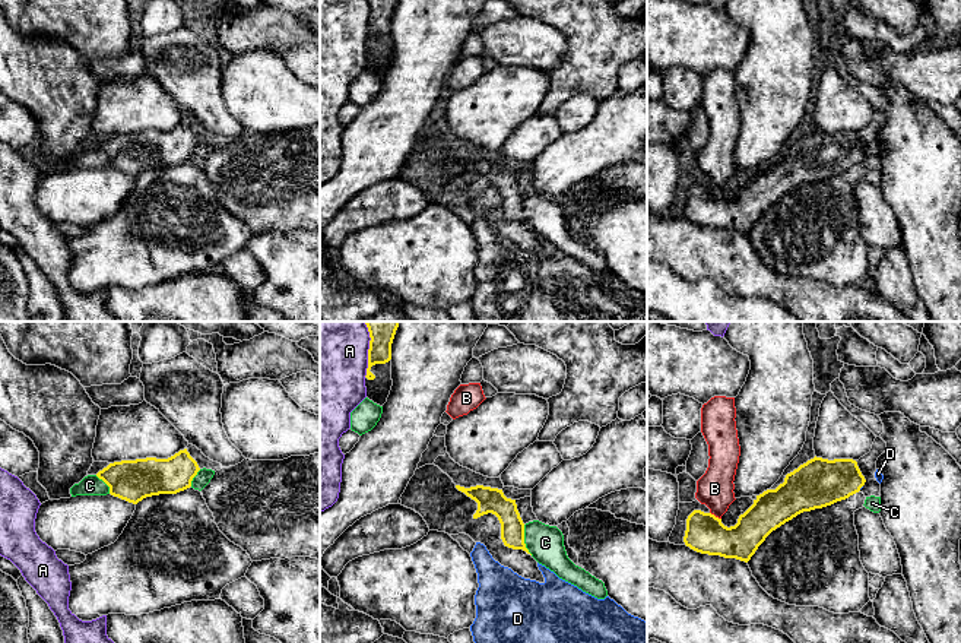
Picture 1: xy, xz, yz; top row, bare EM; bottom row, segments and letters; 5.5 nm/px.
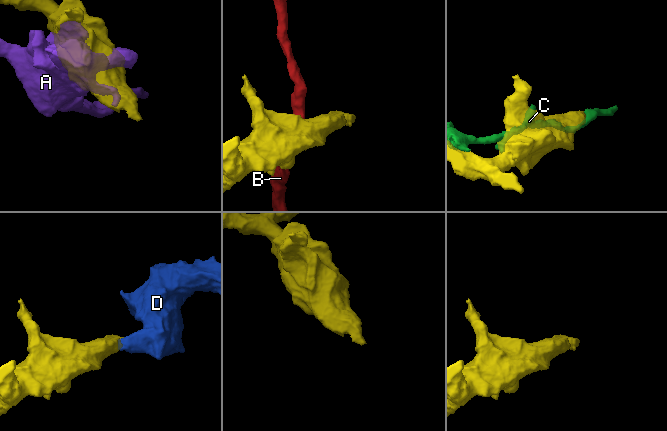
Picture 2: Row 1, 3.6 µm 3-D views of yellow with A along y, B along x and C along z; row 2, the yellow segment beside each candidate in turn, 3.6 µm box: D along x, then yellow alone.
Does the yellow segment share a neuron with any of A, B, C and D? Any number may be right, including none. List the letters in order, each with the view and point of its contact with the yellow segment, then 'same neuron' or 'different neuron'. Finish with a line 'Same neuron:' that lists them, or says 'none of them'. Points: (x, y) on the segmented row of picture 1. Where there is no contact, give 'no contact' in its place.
A: xz (368, 349) | different neuron
B: yz (714, 516) | different neuron
C: xz (523, 539) | different neuron
D: yz (860, 487) | same neuron
Same neuron: D

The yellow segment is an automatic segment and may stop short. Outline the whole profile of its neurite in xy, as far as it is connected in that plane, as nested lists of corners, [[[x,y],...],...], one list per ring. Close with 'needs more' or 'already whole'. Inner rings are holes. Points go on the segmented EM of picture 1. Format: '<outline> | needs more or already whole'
[[[187,449],[168,459],[136,459],[110,463],[96,476],[110,487],[110,494],[137,504],[146,497],[177,494],[191,487],[200,471]]] | already whole

